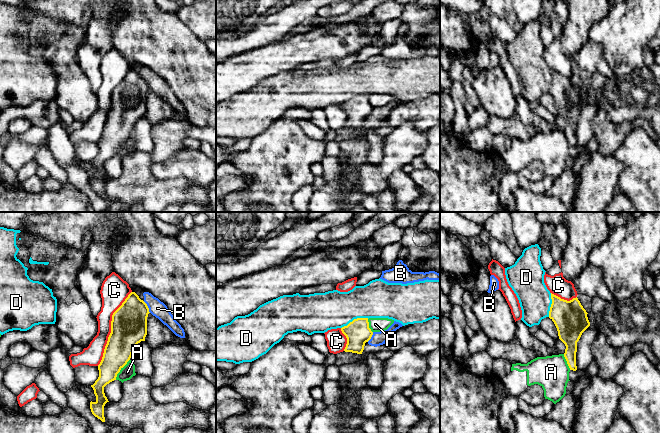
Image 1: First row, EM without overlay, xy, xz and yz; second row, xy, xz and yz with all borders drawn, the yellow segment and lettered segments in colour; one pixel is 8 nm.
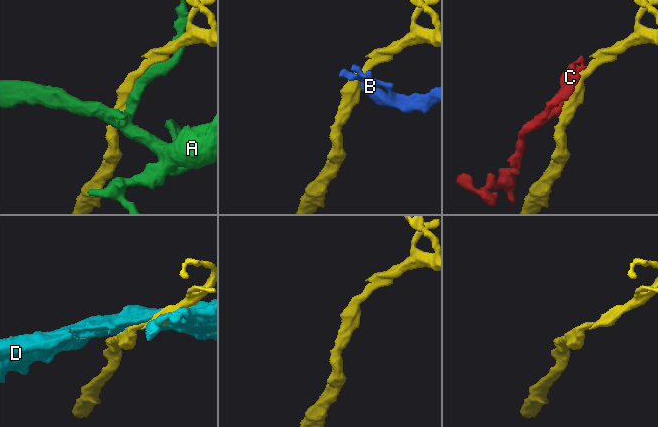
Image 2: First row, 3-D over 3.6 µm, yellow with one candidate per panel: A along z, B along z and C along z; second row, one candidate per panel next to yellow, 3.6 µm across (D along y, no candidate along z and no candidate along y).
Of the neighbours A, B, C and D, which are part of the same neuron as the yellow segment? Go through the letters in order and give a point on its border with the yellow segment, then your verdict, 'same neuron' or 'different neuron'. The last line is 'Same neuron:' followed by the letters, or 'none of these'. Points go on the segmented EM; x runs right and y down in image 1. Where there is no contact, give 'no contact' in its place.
A: xy (120, 369) | different neuron
B: xy (147, 307) | different neuron
C: xy (111, 328) | different neuron
D: xz (354, 319) | different neuron
Same neuron: none of these

